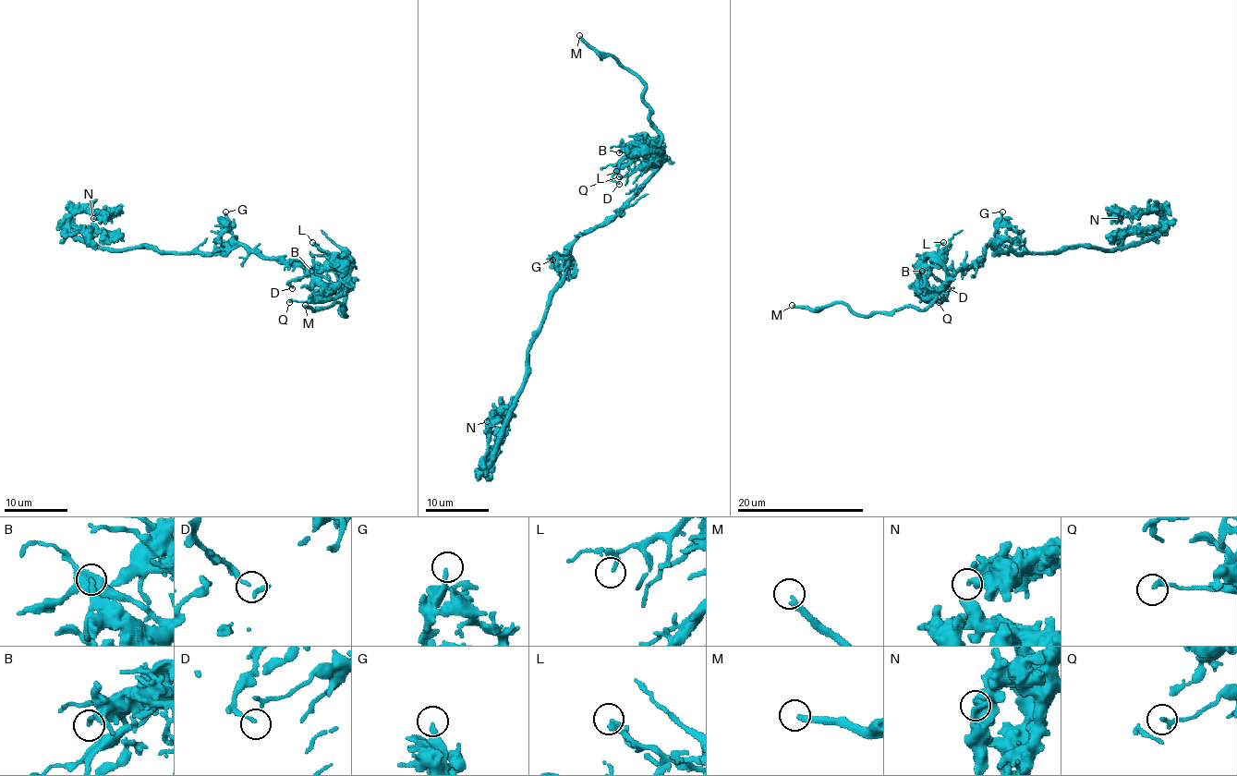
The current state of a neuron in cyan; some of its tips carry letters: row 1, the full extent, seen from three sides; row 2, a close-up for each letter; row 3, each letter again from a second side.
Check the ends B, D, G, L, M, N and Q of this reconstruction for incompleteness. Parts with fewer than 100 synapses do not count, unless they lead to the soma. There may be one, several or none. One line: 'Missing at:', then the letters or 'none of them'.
Missing at: M

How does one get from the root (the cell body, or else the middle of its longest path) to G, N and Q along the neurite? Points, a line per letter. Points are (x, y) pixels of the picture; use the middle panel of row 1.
G: (568, 255), (551, 257), (552, 260)
N: (568, 255), (566, 277), (528, 350), (524, 388), (495, 455), (482, 468), (502, 426), (498, 415), (487, 421)
Q: (568, 255), (575, 241), (601, 226), (659, 168), (650, 163), (626, 176), (619, 176)

